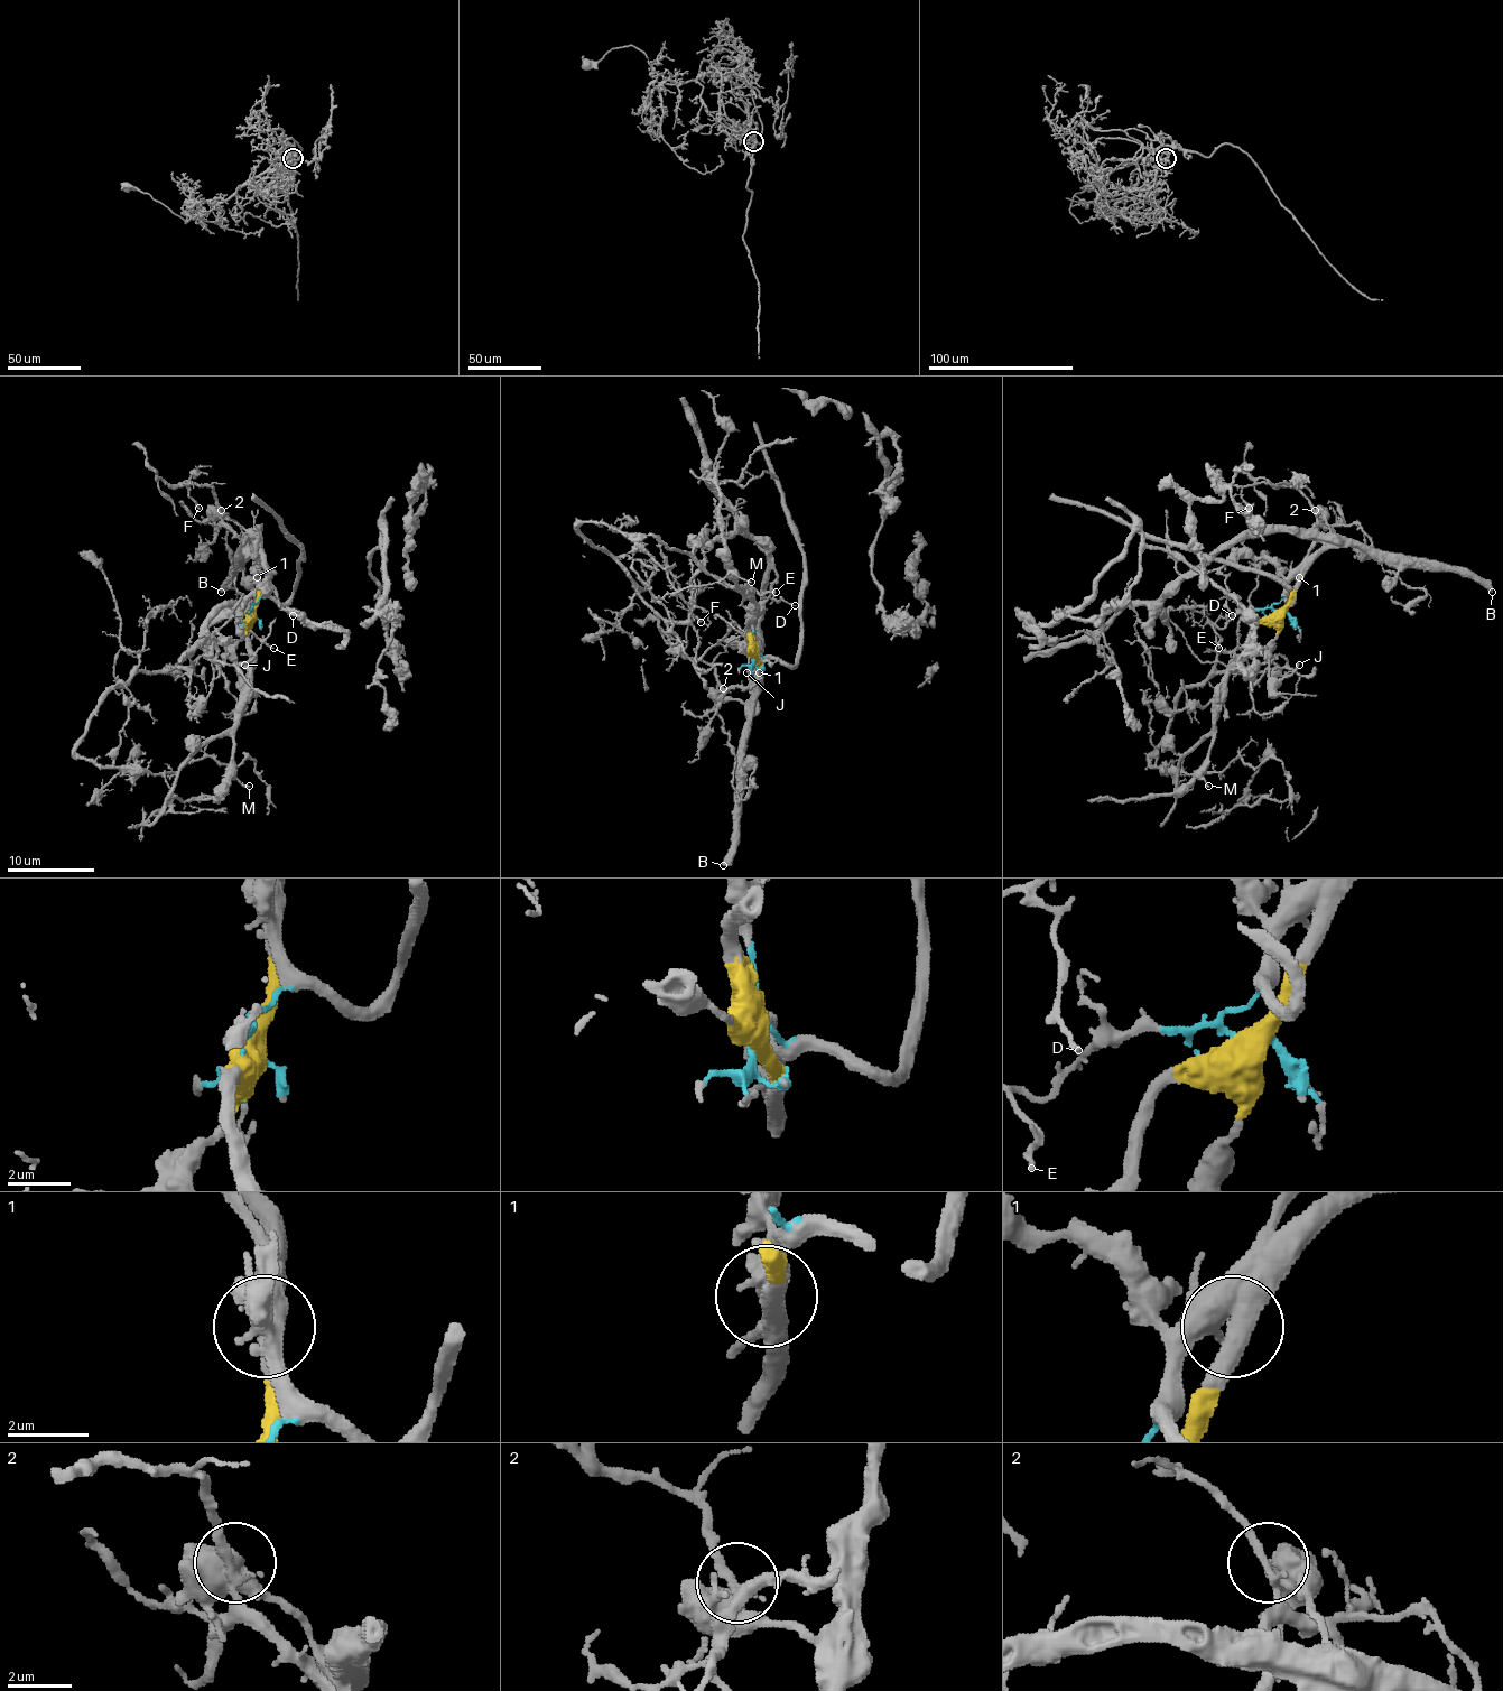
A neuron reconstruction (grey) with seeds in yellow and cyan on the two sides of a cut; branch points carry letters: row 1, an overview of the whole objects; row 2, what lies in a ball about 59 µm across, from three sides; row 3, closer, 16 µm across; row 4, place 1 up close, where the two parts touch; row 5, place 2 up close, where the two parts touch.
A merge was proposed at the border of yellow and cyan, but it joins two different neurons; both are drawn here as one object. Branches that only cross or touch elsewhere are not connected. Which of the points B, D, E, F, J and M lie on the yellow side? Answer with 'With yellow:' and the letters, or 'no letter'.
With yellow: B, J, M

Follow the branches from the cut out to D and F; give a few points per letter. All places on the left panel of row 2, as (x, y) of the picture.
D: (252, 611), (260, 595), (258, 565), (248, 558), (257, 558), (269, 569), (269, 585), (278, 602), (294, 615)
F: (252, 611), (260, 595), (258, 560), (228, 526), (210, 486), (182, 484), (184, 482), (188, 496), (200, 508)

